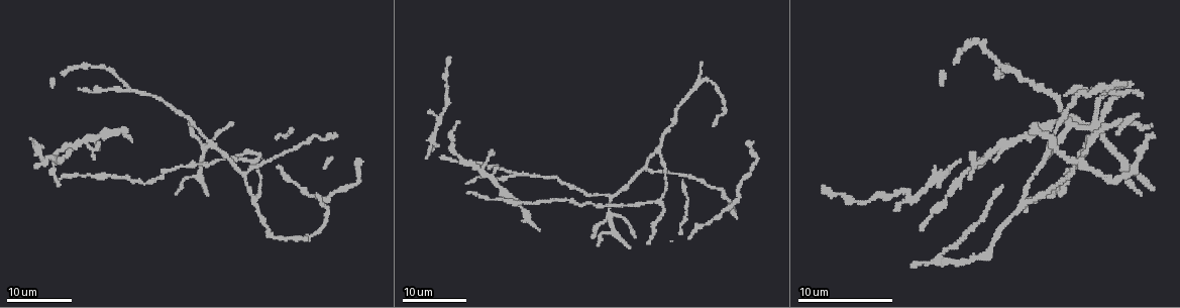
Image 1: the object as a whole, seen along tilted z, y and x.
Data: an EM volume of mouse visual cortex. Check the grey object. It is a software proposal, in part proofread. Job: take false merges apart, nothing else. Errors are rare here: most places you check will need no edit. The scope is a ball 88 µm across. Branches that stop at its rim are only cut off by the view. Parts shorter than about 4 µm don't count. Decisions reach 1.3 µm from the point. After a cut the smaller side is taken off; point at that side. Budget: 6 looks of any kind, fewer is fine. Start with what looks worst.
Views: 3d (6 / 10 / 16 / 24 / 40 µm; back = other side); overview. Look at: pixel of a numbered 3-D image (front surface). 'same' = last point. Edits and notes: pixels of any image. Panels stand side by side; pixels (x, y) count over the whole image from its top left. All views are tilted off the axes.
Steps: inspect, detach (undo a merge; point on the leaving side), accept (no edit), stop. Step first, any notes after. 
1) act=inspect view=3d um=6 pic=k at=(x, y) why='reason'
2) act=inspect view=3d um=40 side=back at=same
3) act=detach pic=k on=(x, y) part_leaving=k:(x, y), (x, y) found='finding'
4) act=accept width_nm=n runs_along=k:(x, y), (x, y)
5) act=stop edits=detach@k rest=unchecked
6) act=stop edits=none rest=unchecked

act=inspect view=3d um=24 pic=1 at=(131, 91) why='arms part here'

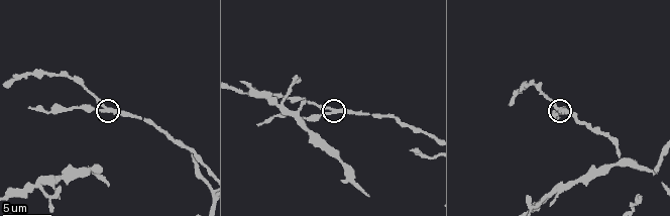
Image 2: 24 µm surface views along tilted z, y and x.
act=inspect view=3d um=6 pic=2 at=(106, 108)

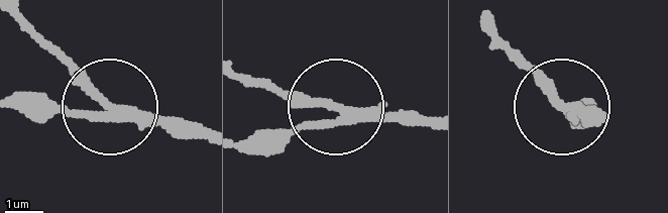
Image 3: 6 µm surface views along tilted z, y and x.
act=accept width_nm=250 runs_along=3:(198, 139), (103, 107), (15, 108) found='one neuron here'

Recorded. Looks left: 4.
act=inspect view=3d um=16 pic=1 at=(1095, 122) why='four or more arms meet'

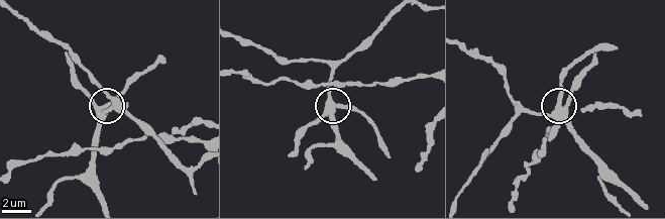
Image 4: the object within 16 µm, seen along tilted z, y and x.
act=inspect view=3d um=10 pic=4 at=(562, 106)

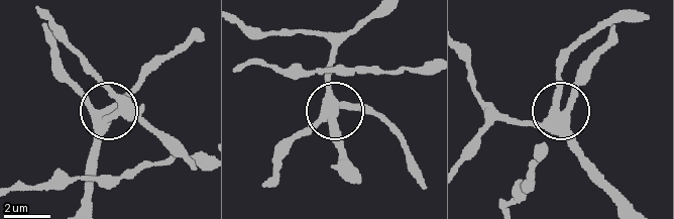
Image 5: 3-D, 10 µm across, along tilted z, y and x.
act=accept arms=4 found='all the same neuron'

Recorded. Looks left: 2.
act=inspect view=3d um=16 pic=1 at=(244, 173) why='three arms meet'

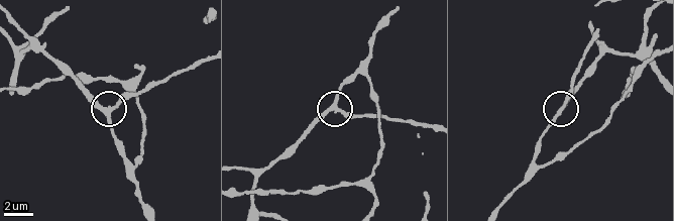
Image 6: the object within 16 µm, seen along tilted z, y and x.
act=inspect view=3d um=6 pic=6 at=(107, 110)

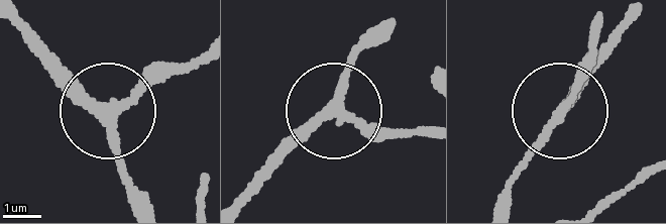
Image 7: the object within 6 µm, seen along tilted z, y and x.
act=accept runs_along=7:(386, 26), (363, 46), (336, 99), (382, 130), (420, 135) found='one neuron here'

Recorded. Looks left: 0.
act=stop edits=none rest=unchecked

